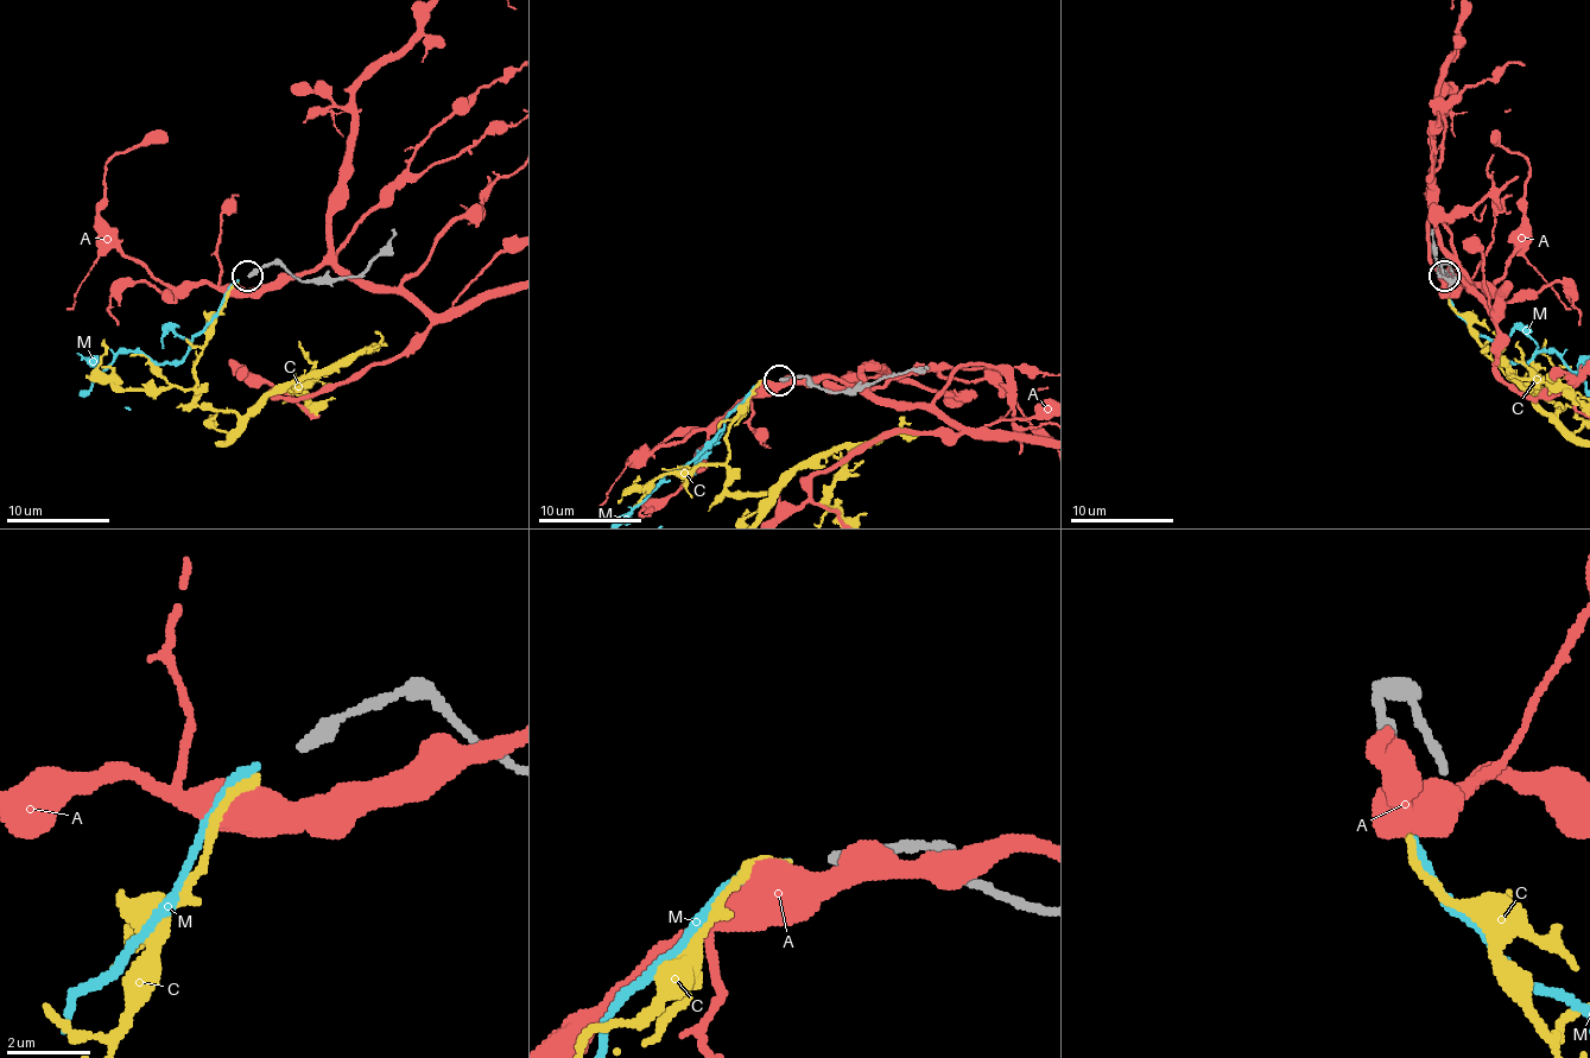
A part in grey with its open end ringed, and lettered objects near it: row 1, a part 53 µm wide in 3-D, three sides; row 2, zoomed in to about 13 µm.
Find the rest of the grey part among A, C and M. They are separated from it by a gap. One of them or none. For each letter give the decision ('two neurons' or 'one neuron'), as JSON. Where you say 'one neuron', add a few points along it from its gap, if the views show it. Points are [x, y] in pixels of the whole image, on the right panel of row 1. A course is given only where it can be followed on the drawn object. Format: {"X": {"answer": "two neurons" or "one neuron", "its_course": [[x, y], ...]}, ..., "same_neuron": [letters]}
{"A": {"answer": "two neurons"}, "C": {"answer": "two neurons"}, "M": {"answer": "one neuron"}, "same_neuron": ["M"]}

